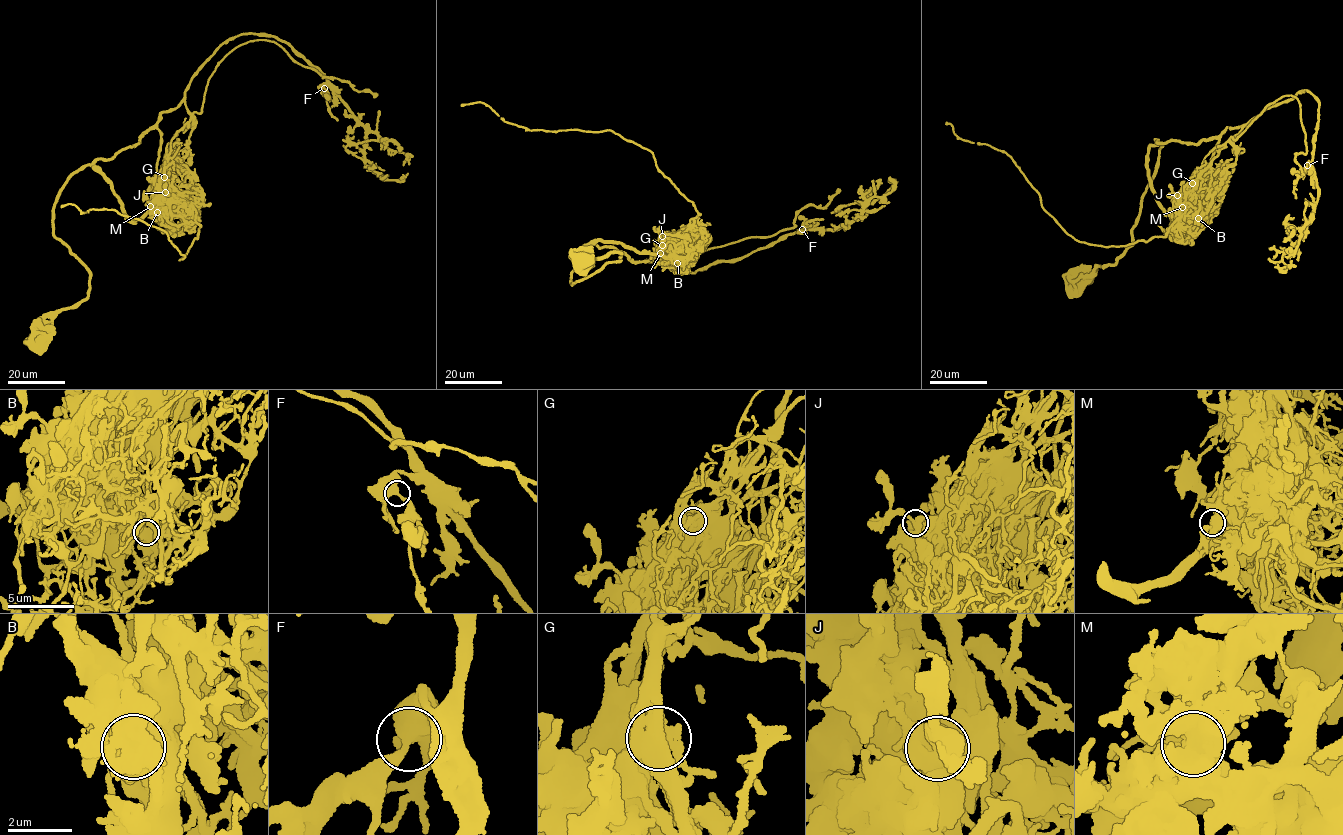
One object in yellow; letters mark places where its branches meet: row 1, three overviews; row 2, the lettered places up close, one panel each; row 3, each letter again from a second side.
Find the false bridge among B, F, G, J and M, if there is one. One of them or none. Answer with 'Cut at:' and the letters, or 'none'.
Cut at: G

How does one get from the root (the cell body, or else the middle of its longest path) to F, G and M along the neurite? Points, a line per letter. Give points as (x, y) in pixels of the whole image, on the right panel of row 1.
F: (1076, 286), (1131, 243), (1157, 140), (1215, 139), (1306, 90), (1319, 104), (1307, 165)
G: (1076, 286), (1131, 243), (1163, 146), (1151, 146), (1148, 170), (1161, 207), (1178, 213), (1192, 183)
M: (1076, 286), (1131, 243), (1163, 146), (1151, 146), (1156, 202), (1174, 214), (1182, 207)

